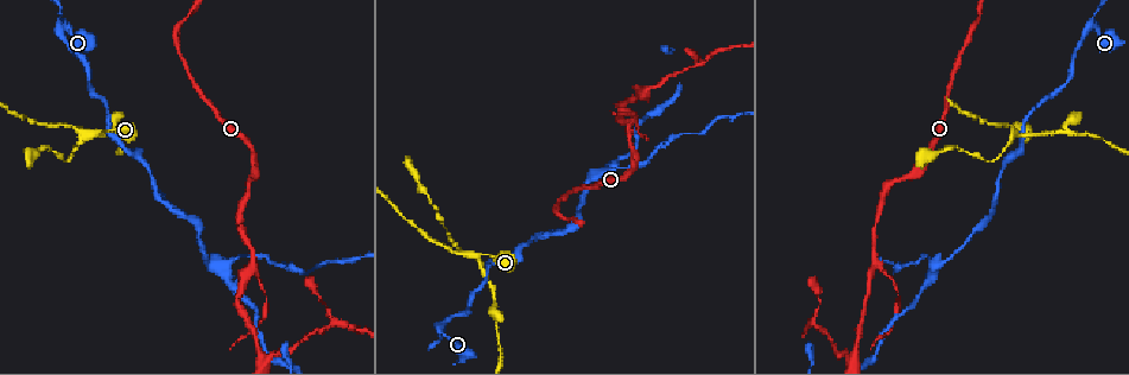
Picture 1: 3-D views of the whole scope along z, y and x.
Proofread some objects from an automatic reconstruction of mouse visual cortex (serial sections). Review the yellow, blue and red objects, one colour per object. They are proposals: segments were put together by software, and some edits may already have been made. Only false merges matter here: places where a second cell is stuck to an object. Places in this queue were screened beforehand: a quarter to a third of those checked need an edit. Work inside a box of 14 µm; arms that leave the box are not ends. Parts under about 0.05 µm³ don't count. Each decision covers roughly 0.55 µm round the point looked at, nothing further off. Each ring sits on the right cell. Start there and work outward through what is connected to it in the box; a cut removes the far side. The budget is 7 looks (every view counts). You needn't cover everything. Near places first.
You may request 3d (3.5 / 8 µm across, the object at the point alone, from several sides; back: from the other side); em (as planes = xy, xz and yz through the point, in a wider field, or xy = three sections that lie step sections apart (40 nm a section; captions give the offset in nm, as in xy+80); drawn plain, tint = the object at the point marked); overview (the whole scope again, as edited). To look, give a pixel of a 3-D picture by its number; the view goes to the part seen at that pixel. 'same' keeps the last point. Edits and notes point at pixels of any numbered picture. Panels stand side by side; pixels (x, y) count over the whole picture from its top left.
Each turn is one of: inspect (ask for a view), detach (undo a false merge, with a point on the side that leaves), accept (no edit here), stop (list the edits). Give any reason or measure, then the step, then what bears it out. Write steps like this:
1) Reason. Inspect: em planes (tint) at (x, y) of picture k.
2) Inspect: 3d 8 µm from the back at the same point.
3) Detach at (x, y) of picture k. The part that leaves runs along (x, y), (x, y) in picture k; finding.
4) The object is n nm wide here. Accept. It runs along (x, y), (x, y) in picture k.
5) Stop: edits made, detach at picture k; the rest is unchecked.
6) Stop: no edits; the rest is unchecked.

Four-way junction. Inspect: 3d 8 µm at (97, 132) of picture 1.

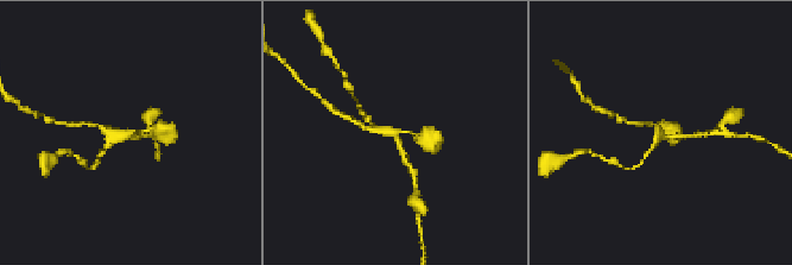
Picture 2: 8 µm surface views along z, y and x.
4 arms meet here; the arms are 150, 150, 200, 200 nm wide. Inspect: em xy step 1 (tint) at (128, 132) of picture 2.

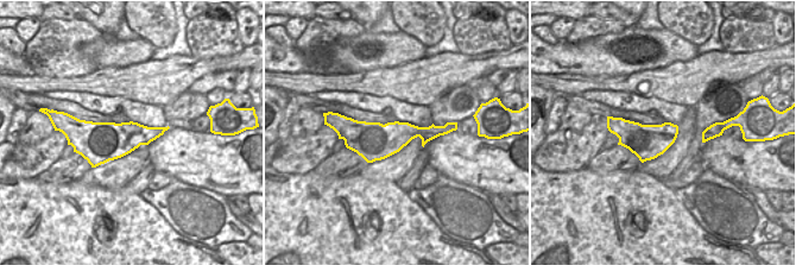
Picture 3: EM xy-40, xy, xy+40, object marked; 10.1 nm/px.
Accept. It runs along (346, 126), (357, 133), (448, 128) in picture 3; continuous, no second cell.

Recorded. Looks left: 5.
Three-way junction. Inspect: 3d 3.5 µm at (216, 264) of picture 1.

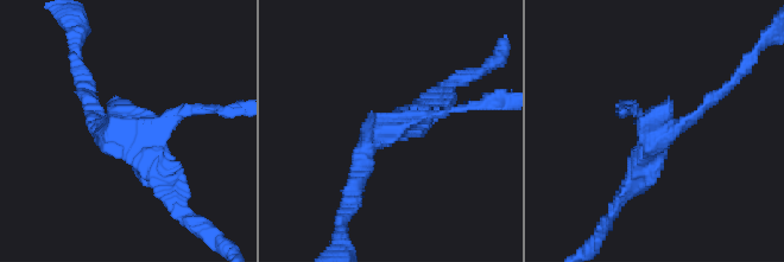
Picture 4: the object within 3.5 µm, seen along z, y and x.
3 arms meet here; the arms are 150, 150, 350 nm wide; need the tissue. Inspect: em xy step 5 (tint) at (122, 132) of picture 4.

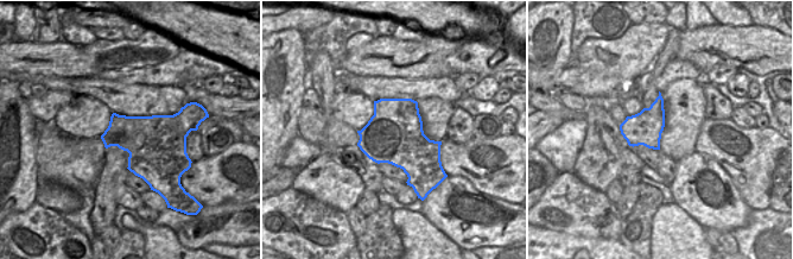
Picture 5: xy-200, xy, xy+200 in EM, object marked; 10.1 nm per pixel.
Detach at (470, 106) of picture 4. A second cell is stuck on.

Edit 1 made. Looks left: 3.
Three arms meet. Inspect: em xy step 1 (tint) at (630, 117) of picture 1.

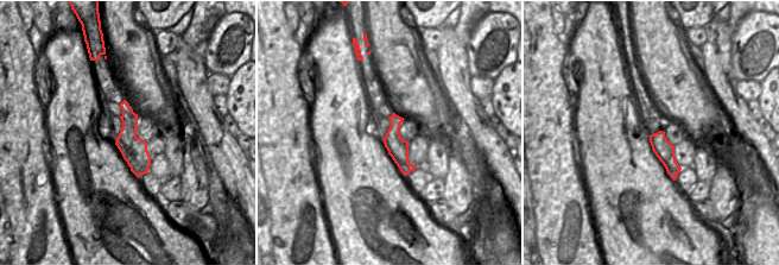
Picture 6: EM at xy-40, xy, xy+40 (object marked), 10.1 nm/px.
Inspect: 3d 3.5 µm at the same point.

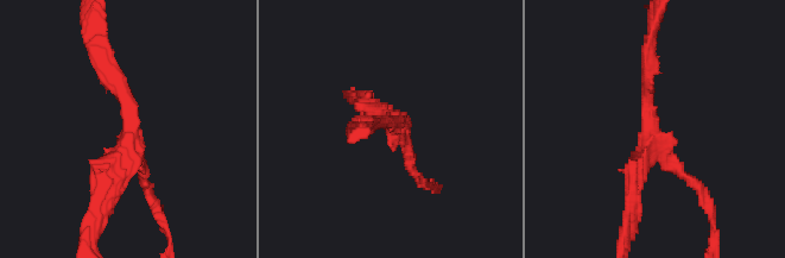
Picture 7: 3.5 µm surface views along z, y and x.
The arms are 150, 150, 250 nm wide. Detach at (409, 165) of picture 7. The part that leaves runs along (402, 137), (409, 168), (431, 189) in picture 7; a second cell is stuck on.

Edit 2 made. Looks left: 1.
Stop: edits made, detach at picture 4, detach at picture 7; the rest is unchecked.

